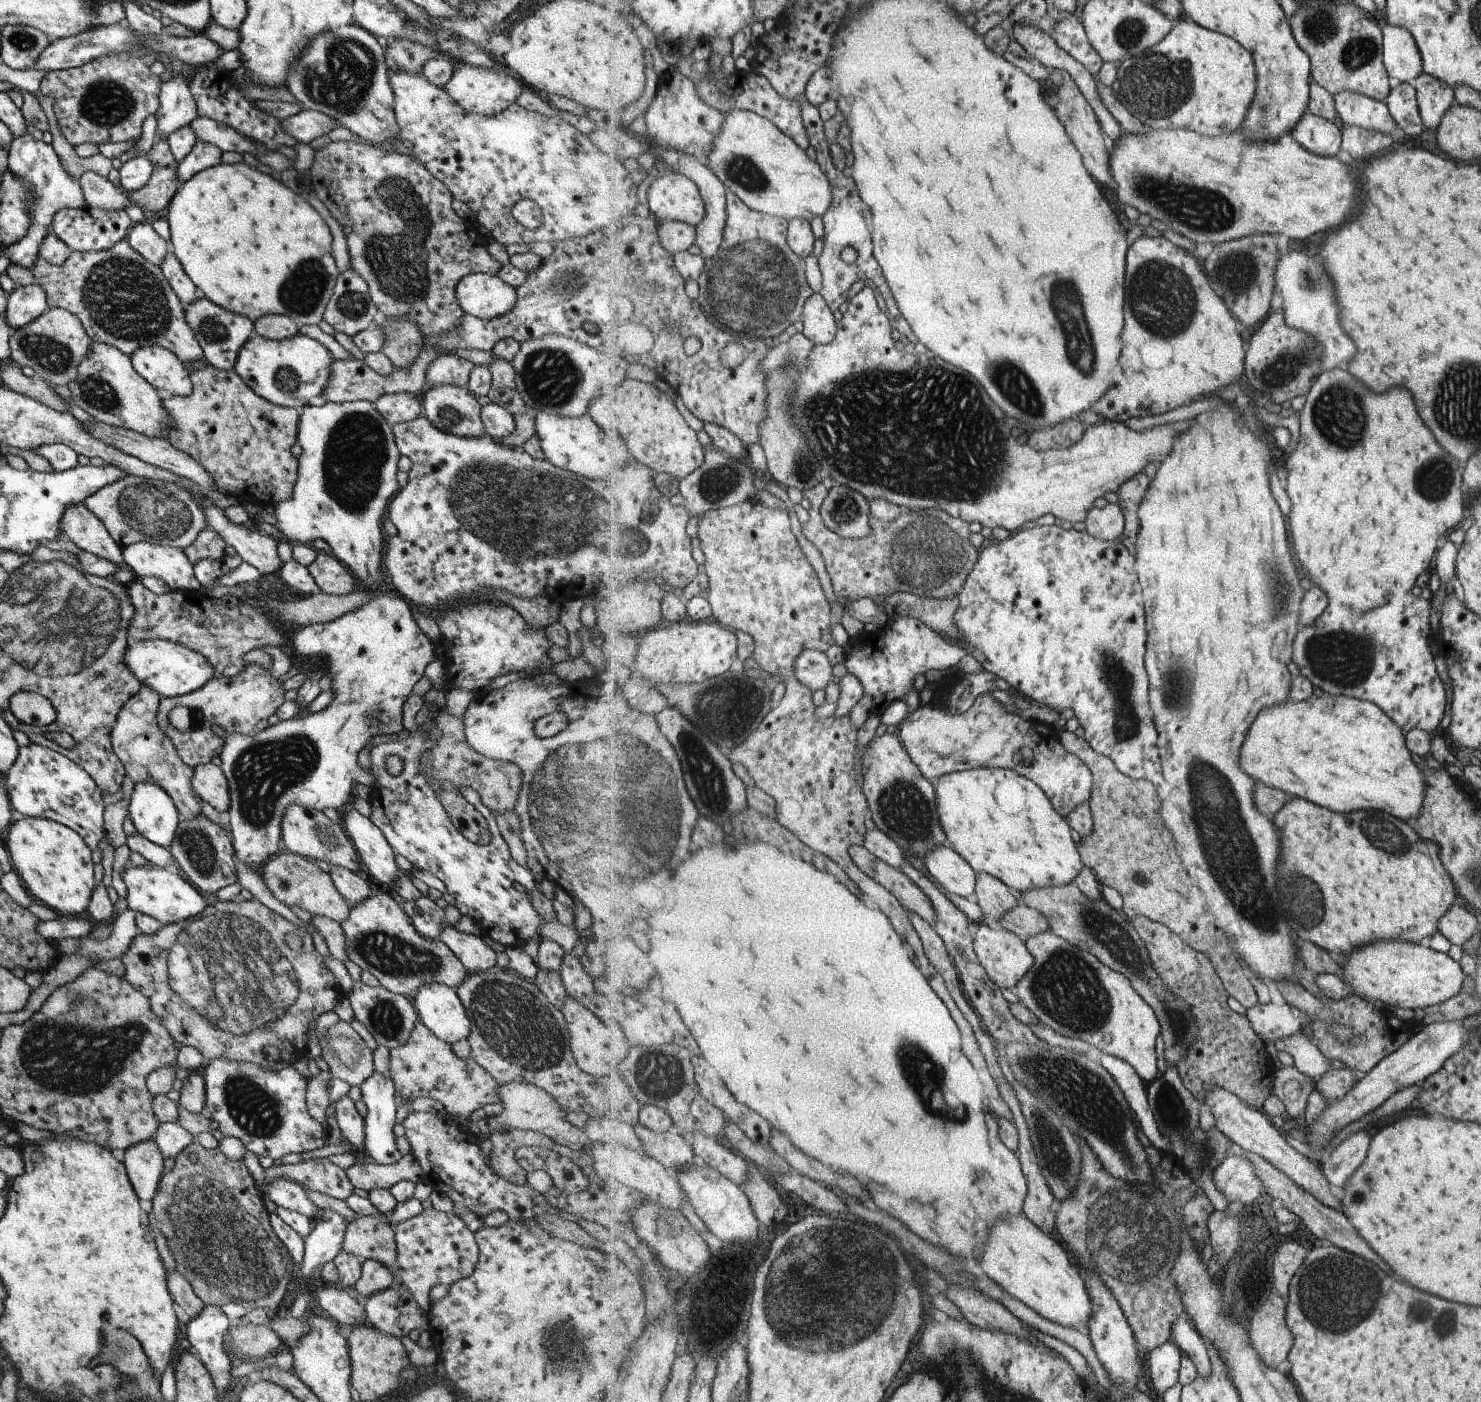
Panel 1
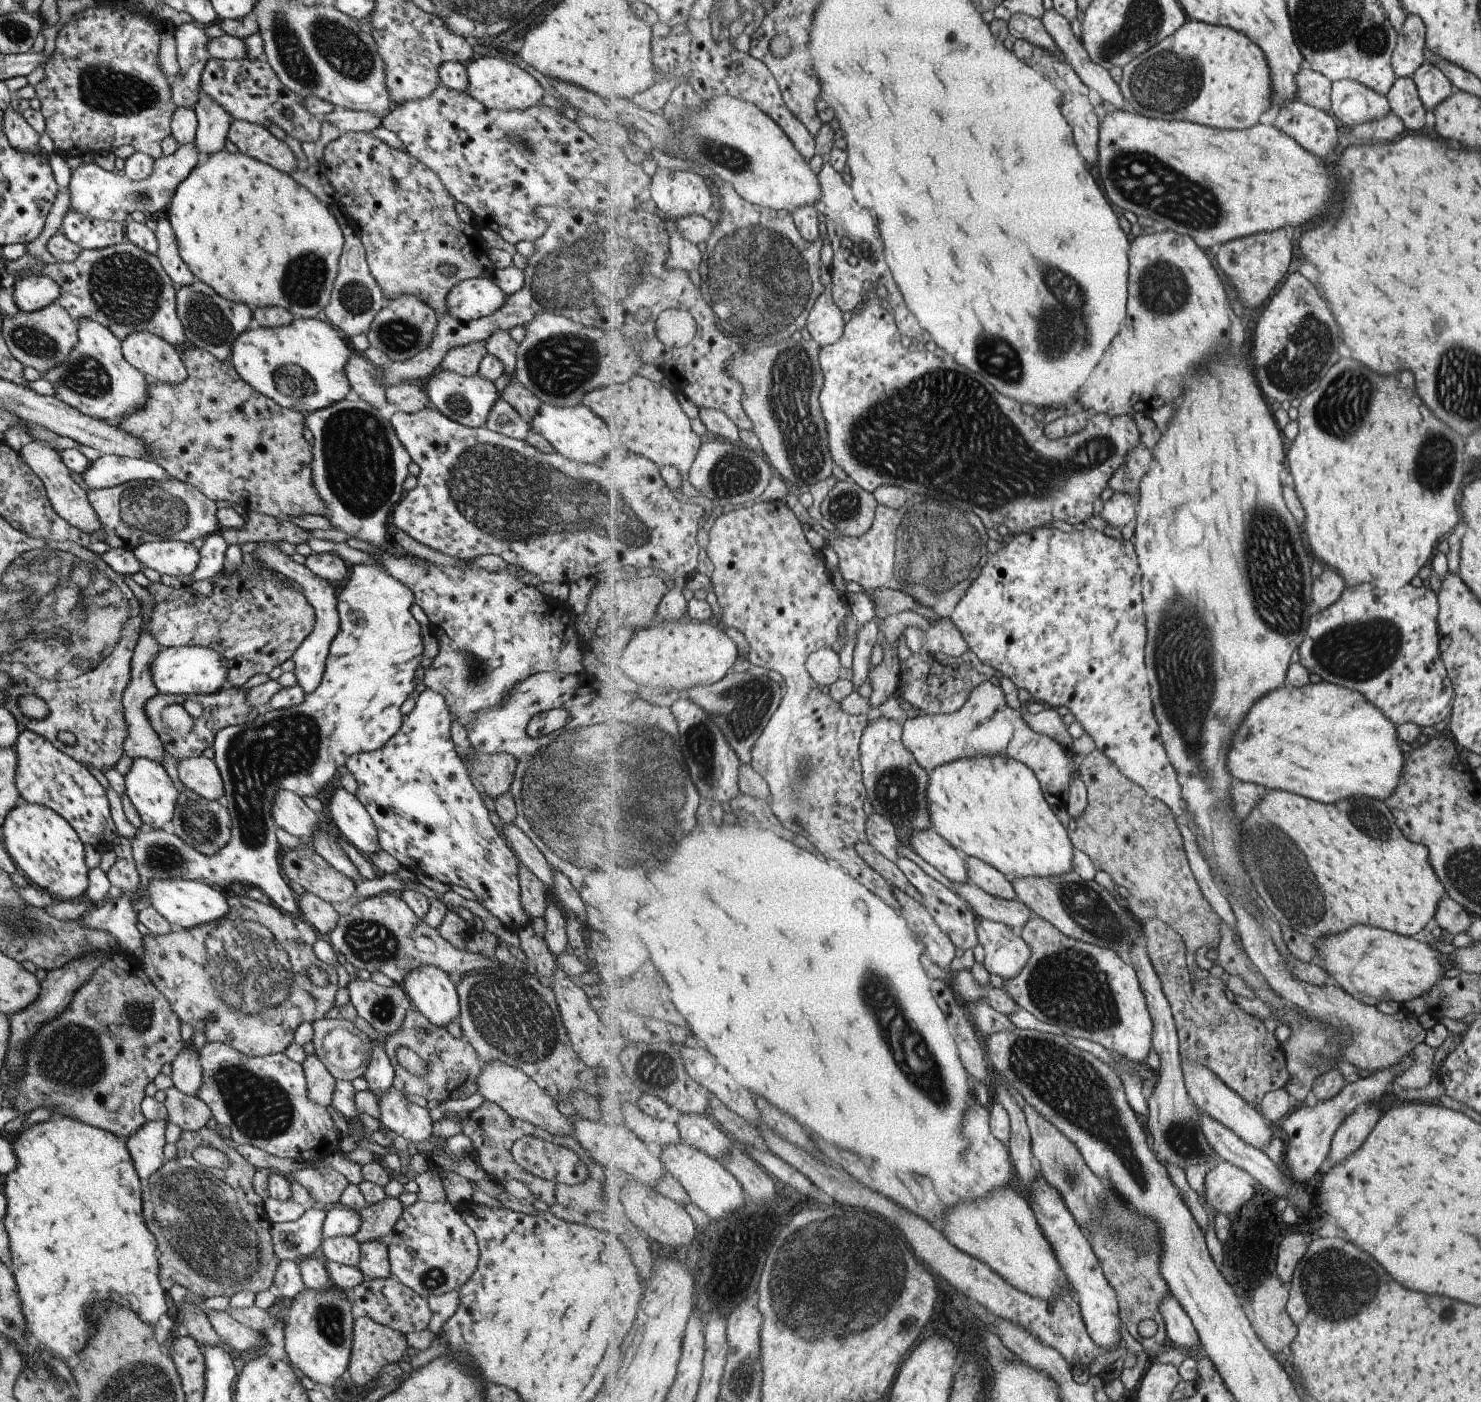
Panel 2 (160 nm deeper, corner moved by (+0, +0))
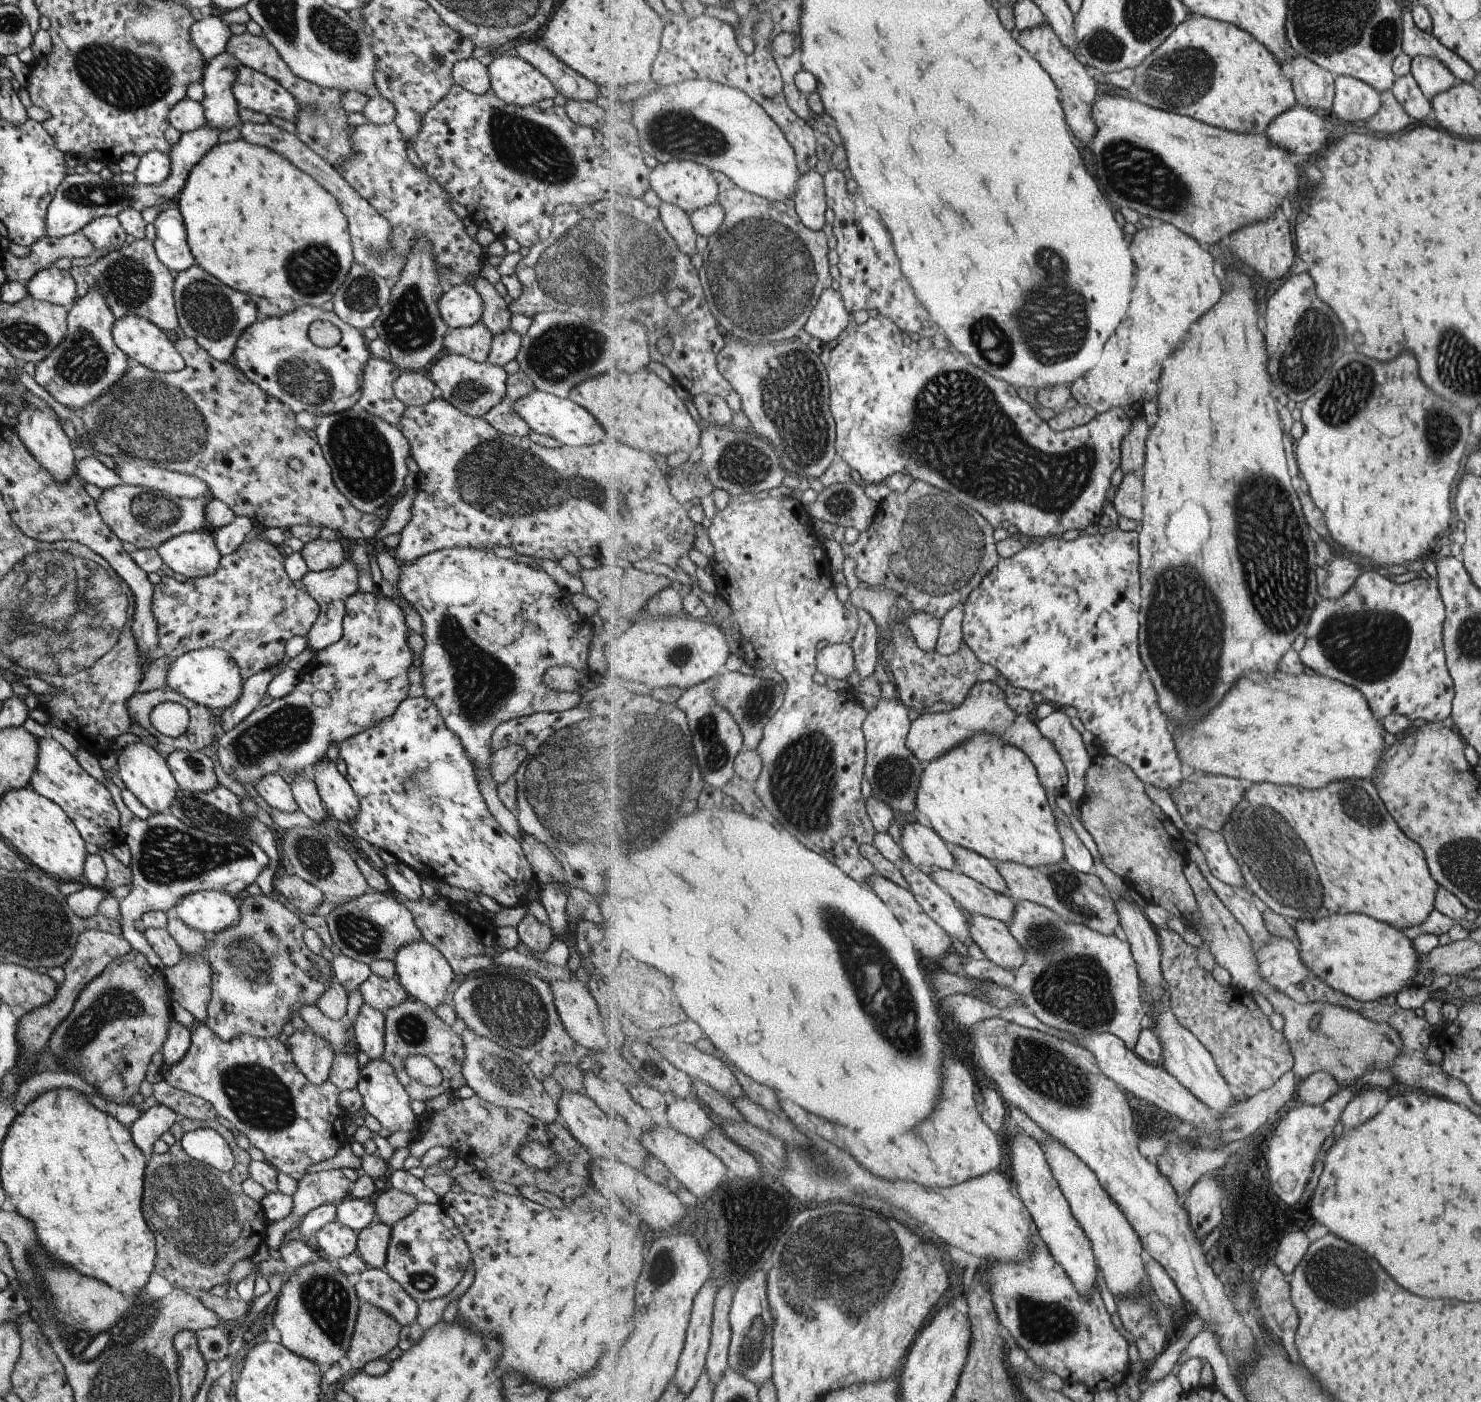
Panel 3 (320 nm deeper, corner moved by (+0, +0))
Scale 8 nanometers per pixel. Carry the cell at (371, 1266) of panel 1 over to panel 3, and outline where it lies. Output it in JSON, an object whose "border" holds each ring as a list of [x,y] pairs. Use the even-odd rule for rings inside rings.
{"border":[[[374,1220],[357,1232],[356,1250],[367,1267],[383,1270],[390,1232],[391,1227],[379,1220]]]}

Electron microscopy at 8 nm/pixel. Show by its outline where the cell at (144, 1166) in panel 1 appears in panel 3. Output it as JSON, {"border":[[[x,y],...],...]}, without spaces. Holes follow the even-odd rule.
{"border":[[[156,1103],[143,1111],[131,1124],[128,1131],[130,1132],[132,1143],[145,1157],[148,1157],[152,1154],[151,1146],[153,1142],[160,1138],[177,1118],[173,1109]]]}

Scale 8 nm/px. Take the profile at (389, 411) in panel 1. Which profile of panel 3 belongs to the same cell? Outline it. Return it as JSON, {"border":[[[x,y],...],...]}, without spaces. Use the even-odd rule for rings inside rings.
{"border":[[[402,371],[392,384],[395,398],[405,407],[421,406],[429,402],[433,390],[435,385],[432,380],[417,371]]]}

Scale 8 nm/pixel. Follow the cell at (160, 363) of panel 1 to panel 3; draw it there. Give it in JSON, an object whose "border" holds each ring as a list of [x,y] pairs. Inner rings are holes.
{"border":[[[129,314],[118,318],[112,326],[112,339],[115,346],[124,352],[129,359],[136,360],[141,366],[148,367],[151,371],[160,373],[175,372],[181,370],[184,365],[182,356],[175,350],[174,343],[146,318]]]}

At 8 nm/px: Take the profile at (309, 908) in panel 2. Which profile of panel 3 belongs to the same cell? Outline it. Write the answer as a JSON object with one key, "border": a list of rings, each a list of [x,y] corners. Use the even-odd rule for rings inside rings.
{"border":[[[281,869],[273,876],[271,886],[280,892],[289,904],[293,904],[295,908],[305,914],[313,915],[314,910],[318,909],[322,902],[322,892],[319,889]]]}

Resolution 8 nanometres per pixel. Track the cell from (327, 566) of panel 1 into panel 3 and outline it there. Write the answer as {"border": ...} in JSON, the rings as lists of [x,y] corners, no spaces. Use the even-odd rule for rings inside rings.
{"border":[[[317,537],[306,542],[299,554],[303,558],[307,570],[315,572],[335,568],[345,560],[345,554],[343,554],[343,548],[341,548],[338,538],[327,541]]]}

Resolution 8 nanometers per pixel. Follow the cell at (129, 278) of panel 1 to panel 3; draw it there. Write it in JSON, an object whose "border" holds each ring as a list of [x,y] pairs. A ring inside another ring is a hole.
{"border":[[[128,239],[119,250],[103,254],[102,258],[89,266],[72,265],[68,273],[76,286],[76,298],[95,287],[106,300],[116,320],[129,313],[146,318],[161,330],[173,330],[178,326],[172,299],[174,277],[159,262],[152,242],[147,239]]]}

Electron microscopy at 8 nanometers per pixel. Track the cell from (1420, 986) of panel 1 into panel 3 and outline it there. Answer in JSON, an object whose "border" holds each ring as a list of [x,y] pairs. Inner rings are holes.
{"border":[[[1330,914],[1318,921],[1293,920],[1293,928],[1297,933],[1297,939],[1303,962],[1323,982],[1332,986],[1335,990],[1356,998],[1361,1002],[1378,1001],[1393,992],[1399,992],[1405,986],[1415,984],[1415,976],[1418,972],[1418,958],[1413,940],[1407,938],[1401,929],[1392,924],[1380,921],[1366,914]]]}

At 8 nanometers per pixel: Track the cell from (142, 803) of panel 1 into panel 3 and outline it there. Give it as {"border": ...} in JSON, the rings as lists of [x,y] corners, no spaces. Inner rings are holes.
{"border":[[[142,741],[131,742],[119,751],[116,756],[116,773],[126,789],[146,806],[151,814],[167,812],[178,786],[163,759],[152,747]]]}

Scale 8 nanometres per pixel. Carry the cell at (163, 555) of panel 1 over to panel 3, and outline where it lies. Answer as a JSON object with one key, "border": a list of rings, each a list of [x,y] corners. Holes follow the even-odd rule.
{"border":[[[194,530],[171,537],[155,548],[165,566],[194,579],[213,574],[219,566],[220,552],[213,534]]]}

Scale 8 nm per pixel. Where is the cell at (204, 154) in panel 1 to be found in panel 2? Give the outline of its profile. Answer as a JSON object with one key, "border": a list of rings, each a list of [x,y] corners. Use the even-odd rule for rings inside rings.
{"border":[[[199,87],[199,98],[195,102],[194,114],[196,117],[197,127],[194,137],[193,146],[197,150],[200,159],[211,156],[215,152],[224,149],[227,128],[233,121],[233,118]]]}

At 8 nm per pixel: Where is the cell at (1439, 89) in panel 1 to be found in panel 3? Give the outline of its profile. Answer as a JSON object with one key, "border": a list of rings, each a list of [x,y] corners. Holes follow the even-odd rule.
{"border":[[[1417,55],[1412,62],[1412,73],[1430,101],[1449,90],[1455,82],[1451,69],[1437,57]]]}

